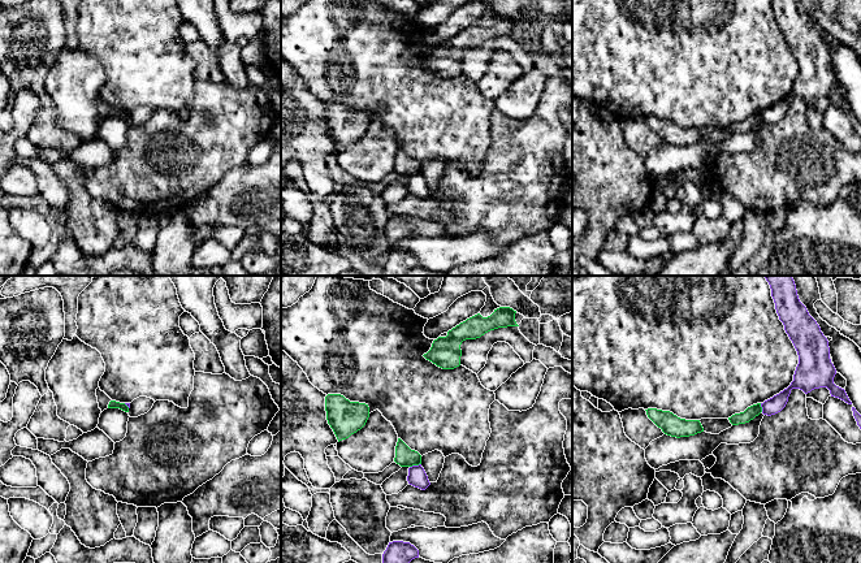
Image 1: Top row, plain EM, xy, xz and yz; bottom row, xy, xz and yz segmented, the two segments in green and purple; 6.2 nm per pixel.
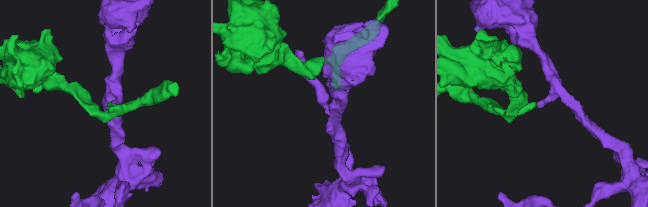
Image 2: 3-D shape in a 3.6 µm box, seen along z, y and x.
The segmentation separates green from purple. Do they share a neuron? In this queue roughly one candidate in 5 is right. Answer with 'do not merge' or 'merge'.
do not merge

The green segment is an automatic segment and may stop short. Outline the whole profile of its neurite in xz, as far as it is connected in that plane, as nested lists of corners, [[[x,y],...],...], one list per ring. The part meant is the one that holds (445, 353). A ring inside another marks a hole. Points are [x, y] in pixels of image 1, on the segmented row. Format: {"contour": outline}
{"contour": [[[499,307],[488,317],[477,313],[449,330],[446,337],[434,339],[430,350],[423,356],[442,369],[454,369],[460,365],[463,341],[480,338],[498,328],[519,326],[515,313],[510,307]]]}

